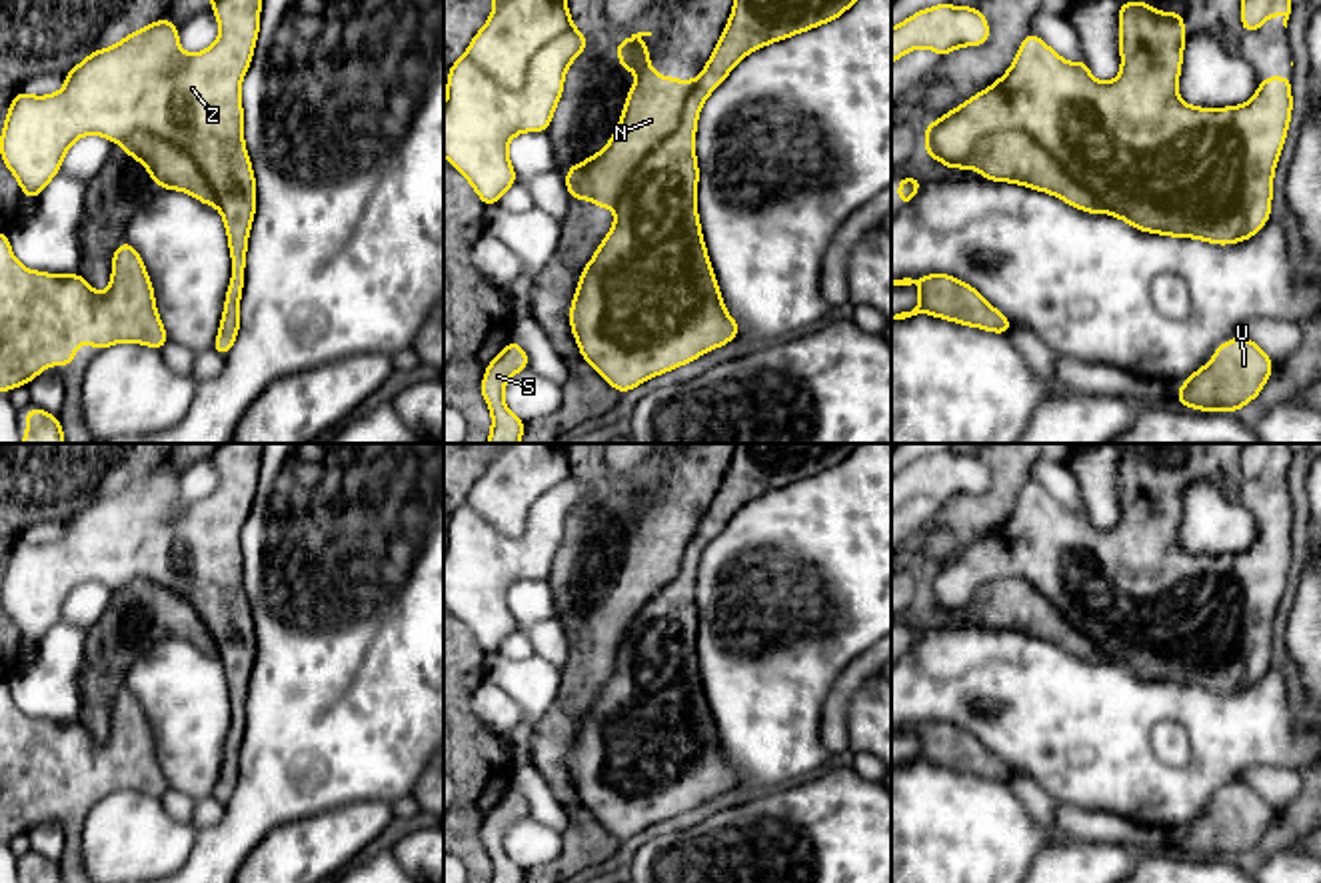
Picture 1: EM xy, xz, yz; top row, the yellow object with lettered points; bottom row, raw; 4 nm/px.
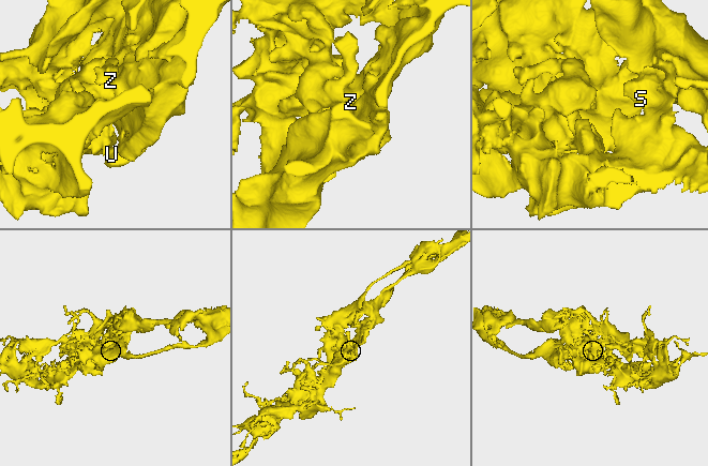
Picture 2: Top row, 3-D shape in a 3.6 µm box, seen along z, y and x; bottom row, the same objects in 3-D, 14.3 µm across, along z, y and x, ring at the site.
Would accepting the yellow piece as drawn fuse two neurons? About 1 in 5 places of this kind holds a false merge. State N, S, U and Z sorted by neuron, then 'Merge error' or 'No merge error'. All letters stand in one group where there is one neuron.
Groups: N / S U Z. Merge error

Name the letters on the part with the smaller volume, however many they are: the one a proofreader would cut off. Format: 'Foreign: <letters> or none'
Foreign: N

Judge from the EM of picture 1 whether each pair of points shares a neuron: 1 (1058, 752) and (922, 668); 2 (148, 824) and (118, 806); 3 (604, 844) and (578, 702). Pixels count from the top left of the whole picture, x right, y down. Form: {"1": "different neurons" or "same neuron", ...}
{"1": "same neuron", "2": "same neuron", "3": "same neuron"}

